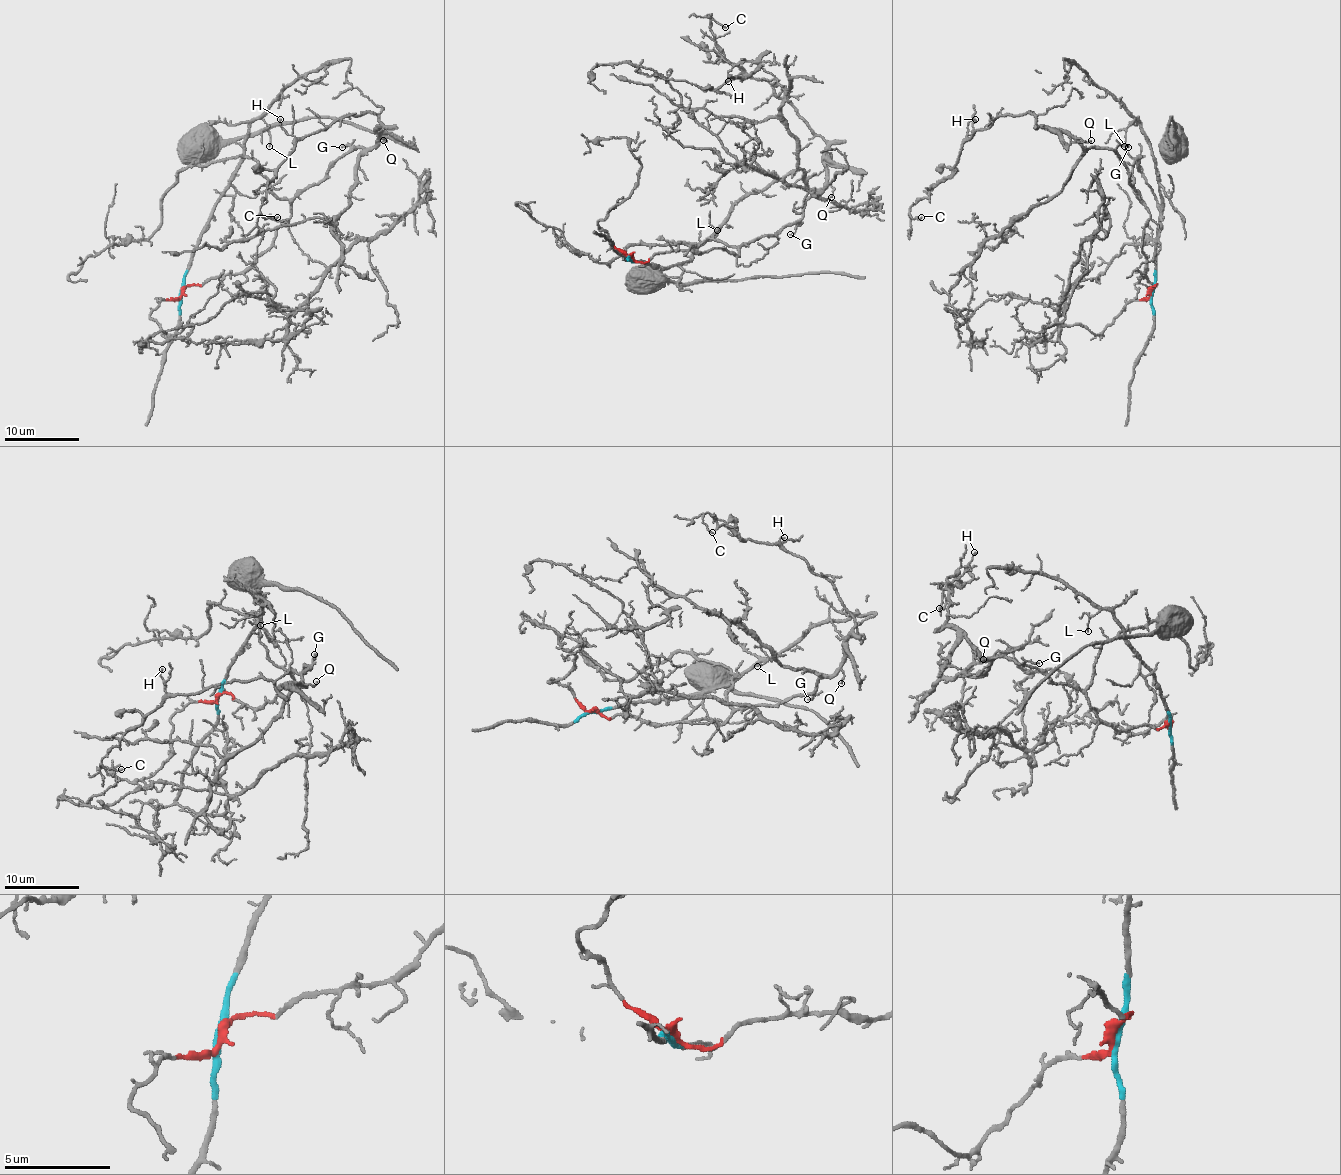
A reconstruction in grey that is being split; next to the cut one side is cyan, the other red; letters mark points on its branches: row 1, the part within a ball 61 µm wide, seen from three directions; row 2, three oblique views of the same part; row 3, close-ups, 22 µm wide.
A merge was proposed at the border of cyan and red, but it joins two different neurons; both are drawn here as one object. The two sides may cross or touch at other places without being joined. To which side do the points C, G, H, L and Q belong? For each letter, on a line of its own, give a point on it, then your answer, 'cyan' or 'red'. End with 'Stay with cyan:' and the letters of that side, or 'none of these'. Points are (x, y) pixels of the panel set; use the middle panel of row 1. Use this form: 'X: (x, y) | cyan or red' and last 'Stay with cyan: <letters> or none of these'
C: (725, 27) | red
G: (790, 234) | red
H: (728, 81) | red
L: (717, 230) | cyan
Q: (831, 197) | red
Stay with cyan: L

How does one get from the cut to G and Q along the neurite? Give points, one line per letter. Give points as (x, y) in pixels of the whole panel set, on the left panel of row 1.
G: (181, 291), (208, 278), (243, 272), (271, 244), (290, 216), (290, 203), (350, 148), (341, 146)
Q: (181, 291), (208, 278), (243, 272), (271, 244), (296, 197), (339, 158), (382, 141)

